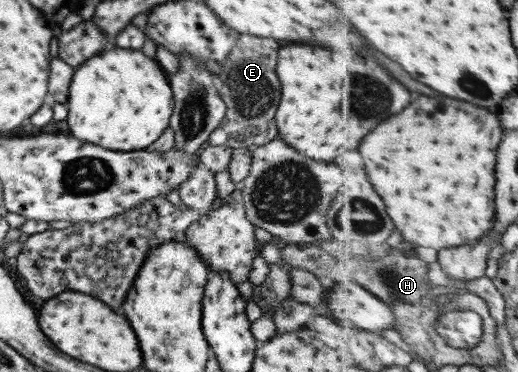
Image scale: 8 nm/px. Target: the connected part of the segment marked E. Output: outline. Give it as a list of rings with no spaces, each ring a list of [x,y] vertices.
[[[239,35],[228,52],[221,70],[215,75],[216,88],[225,105],[225,114],[208,136],[208,146],[228,146],[230,149],[261,146],[277,138],[274,112],[280,97],[280,82],[275,65],[278,45],[267,37]]]

